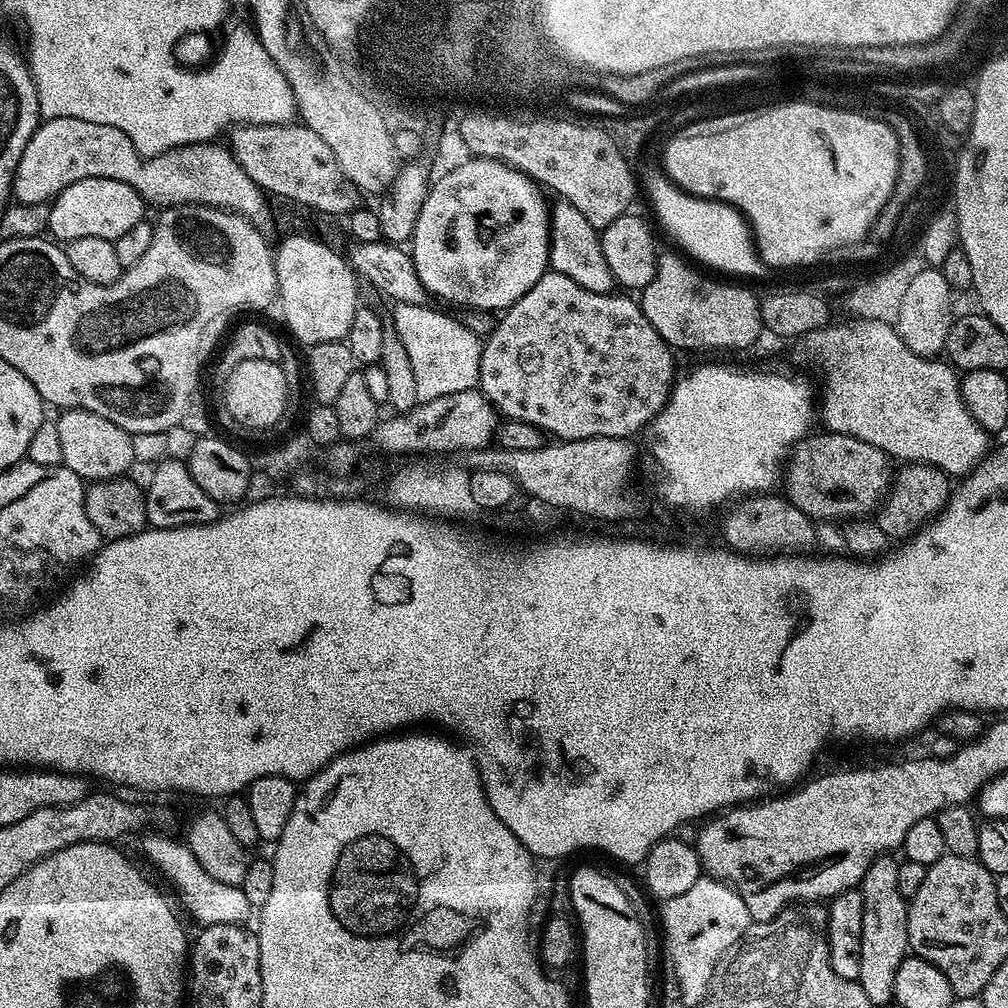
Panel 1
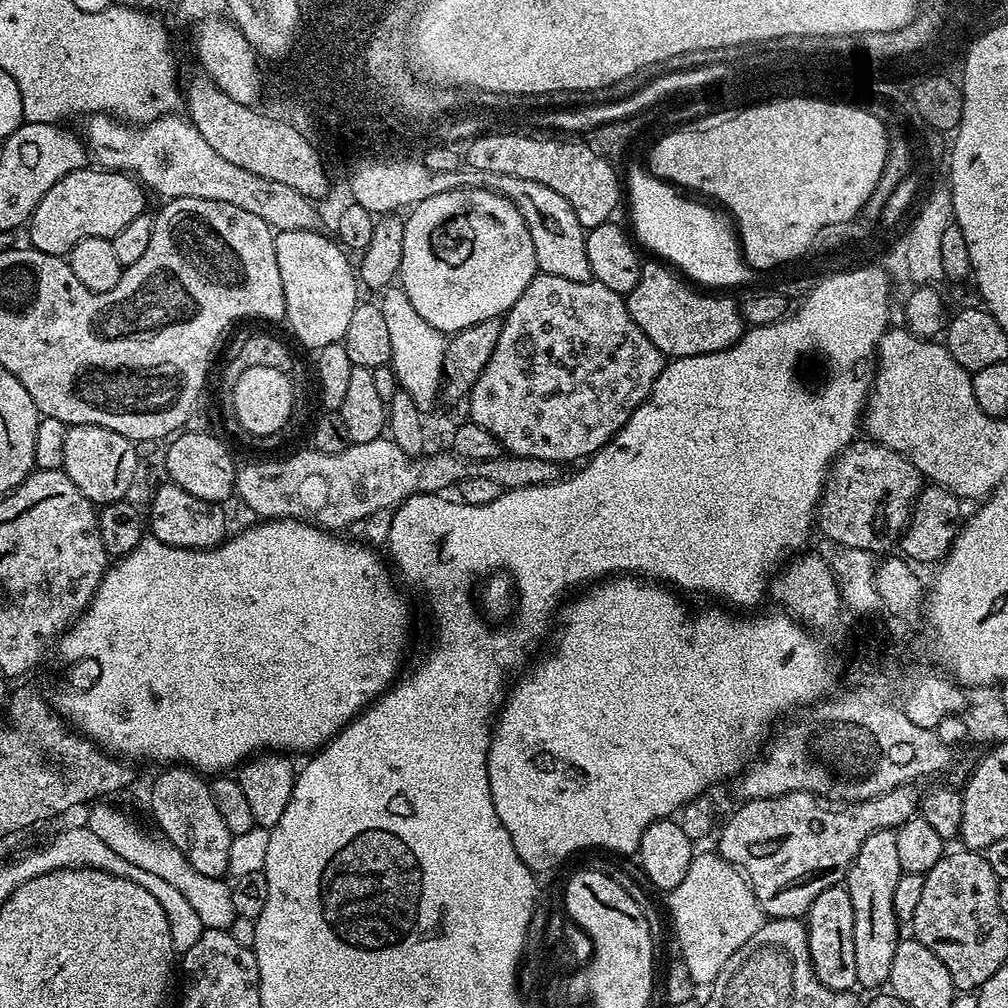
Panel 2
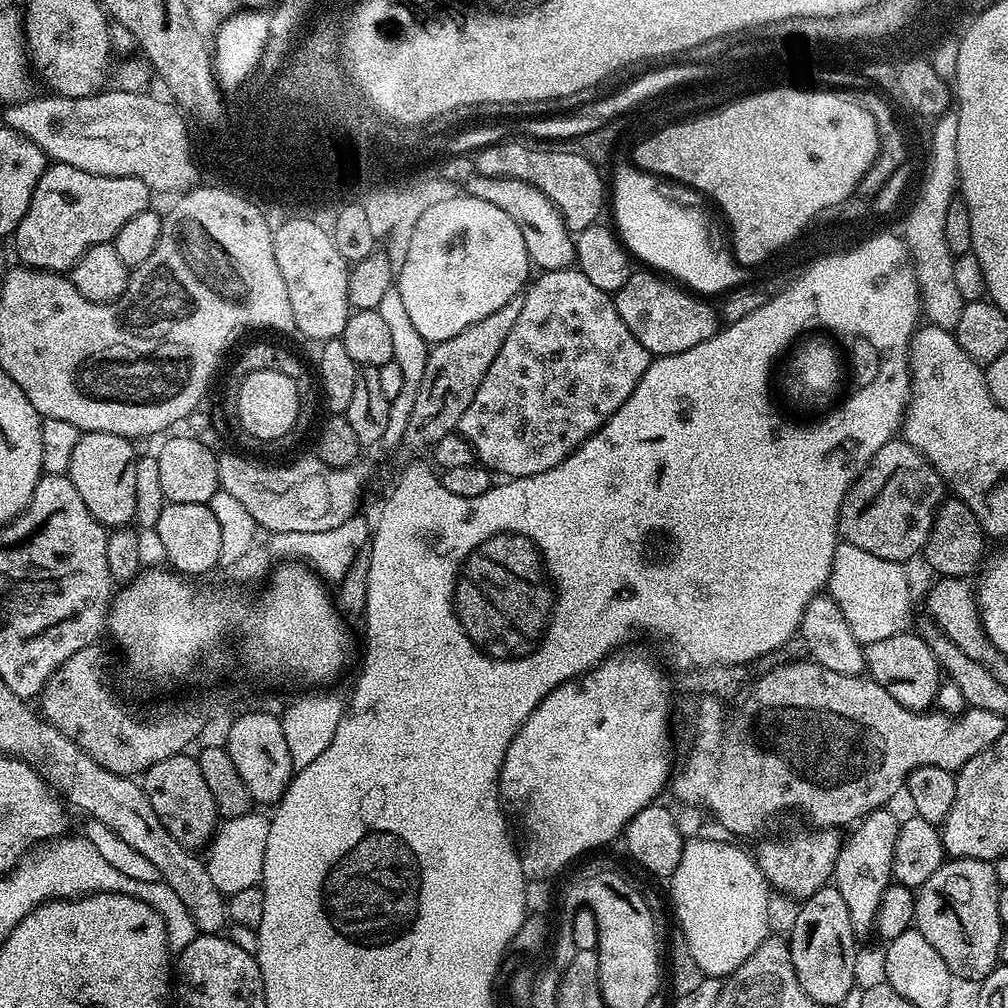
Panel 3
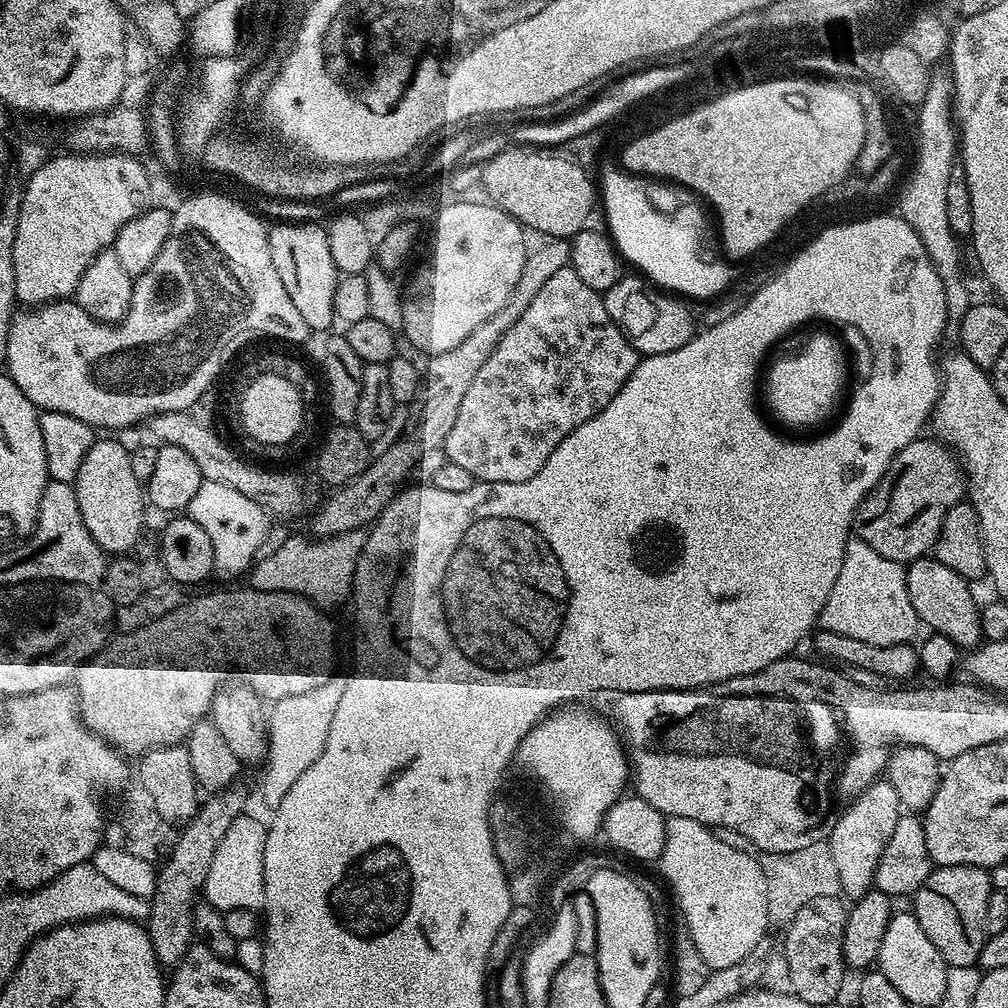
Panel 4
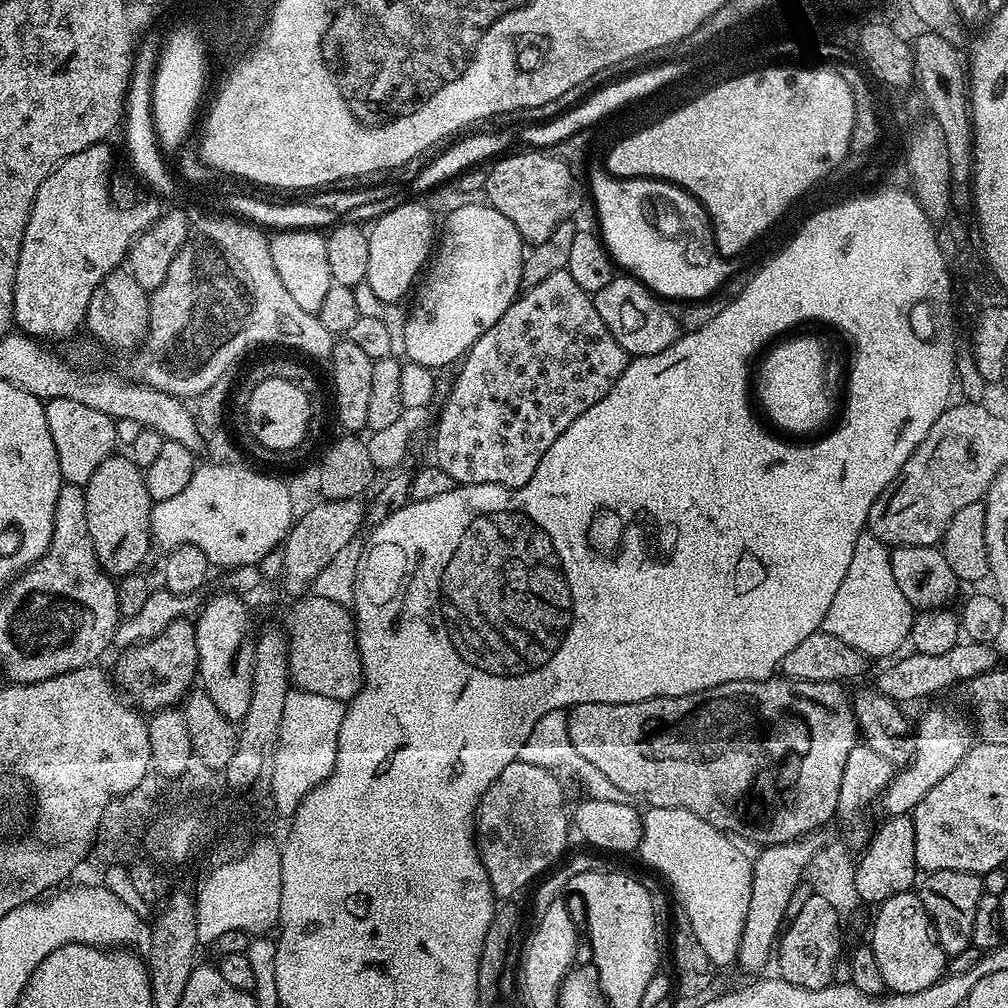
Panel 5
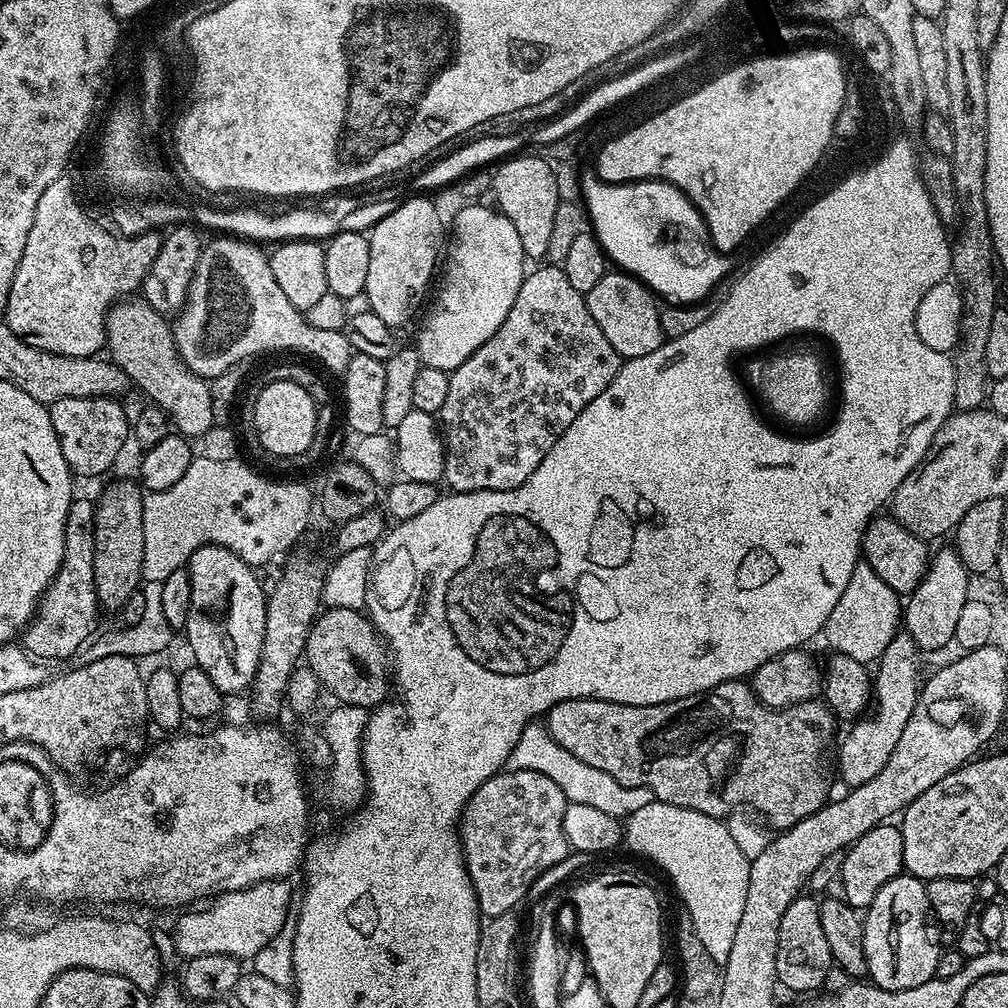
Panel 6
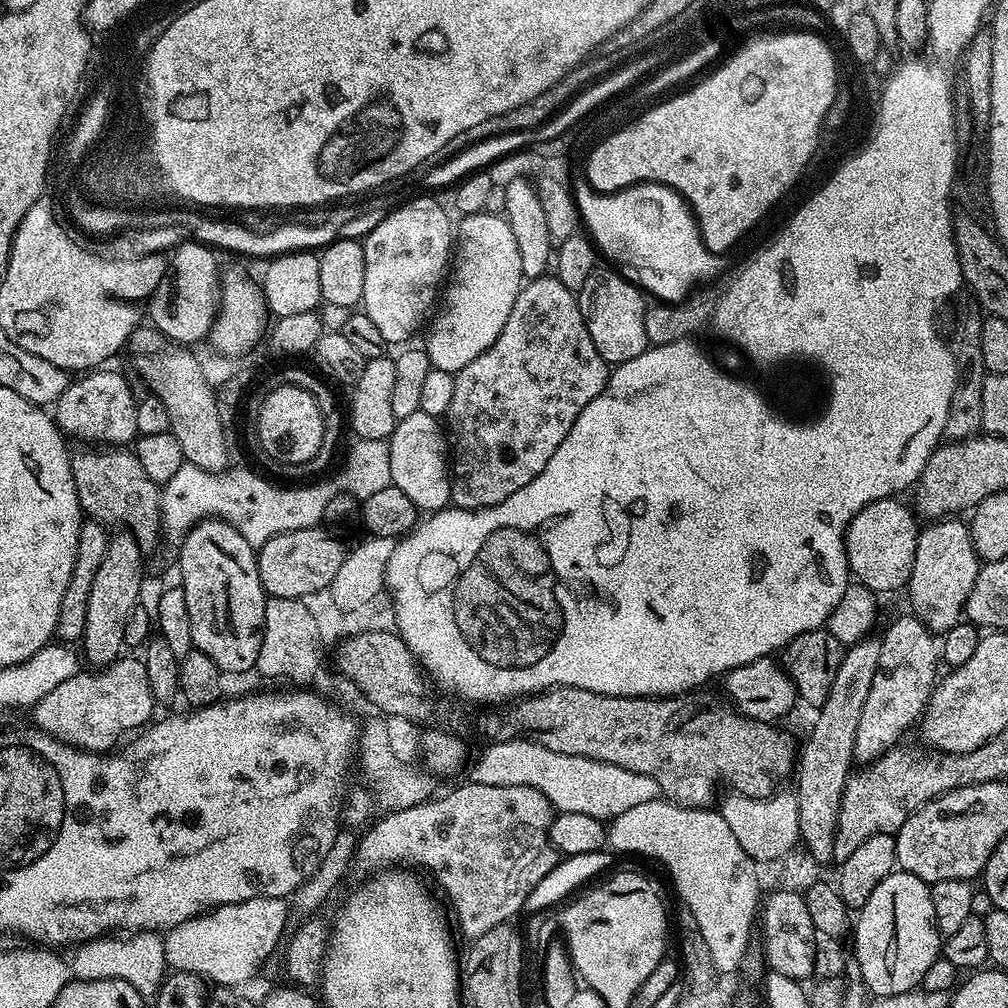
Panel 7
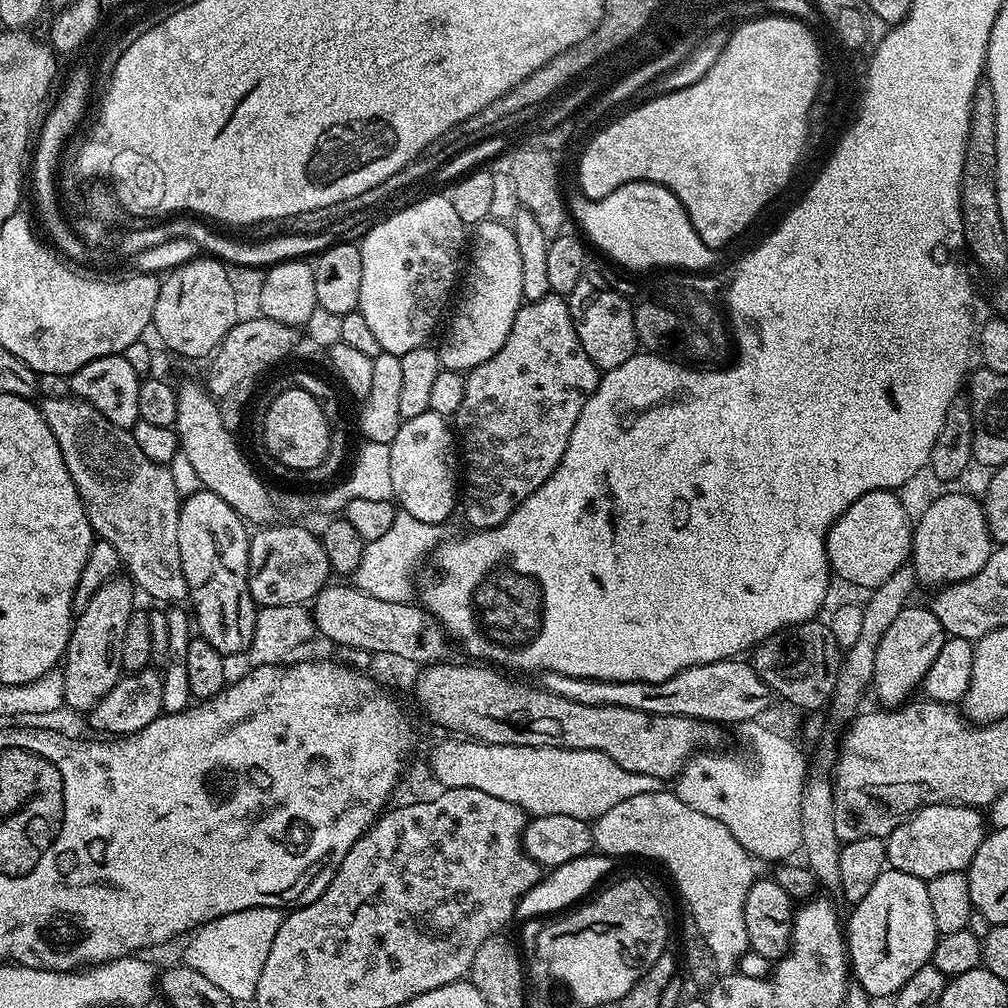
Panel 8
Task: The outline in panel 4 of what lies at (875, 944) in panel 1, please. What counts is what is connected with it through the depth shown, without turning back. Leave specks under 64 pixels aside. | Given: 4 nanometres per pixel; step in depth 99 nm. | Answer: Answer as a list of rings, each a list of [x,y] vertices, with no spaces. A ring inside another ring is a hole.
[[[884,778],[865,788],[845,808],[848,809],[840,817],[835,817],[827,844],[838,869],[841,893],[849,901],[855,902],[867,892],[873,891],[878,858],[882,858],[882,850],[886,850],[886,842],[890,842],[890,834],[894,834],[894,826],[898,826],[902,809],[898,794],[894,794],[894,786],[890,786]]]

